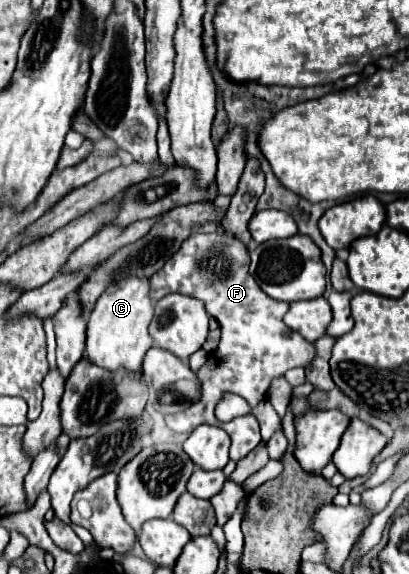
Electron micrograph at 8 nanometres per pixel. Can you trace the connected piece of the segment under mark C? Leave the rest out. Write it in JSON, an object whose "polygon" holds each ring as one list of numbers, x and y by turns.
{"polygon":[[125,276,107,288,89,314,87,322,87,358,107,368,109,372,117,368,127,368,129,372,141,372,141,362,147,350,153,346,153,338,147,326,153,318,153,302,149,298,149,280,137,280,137,276]]}

